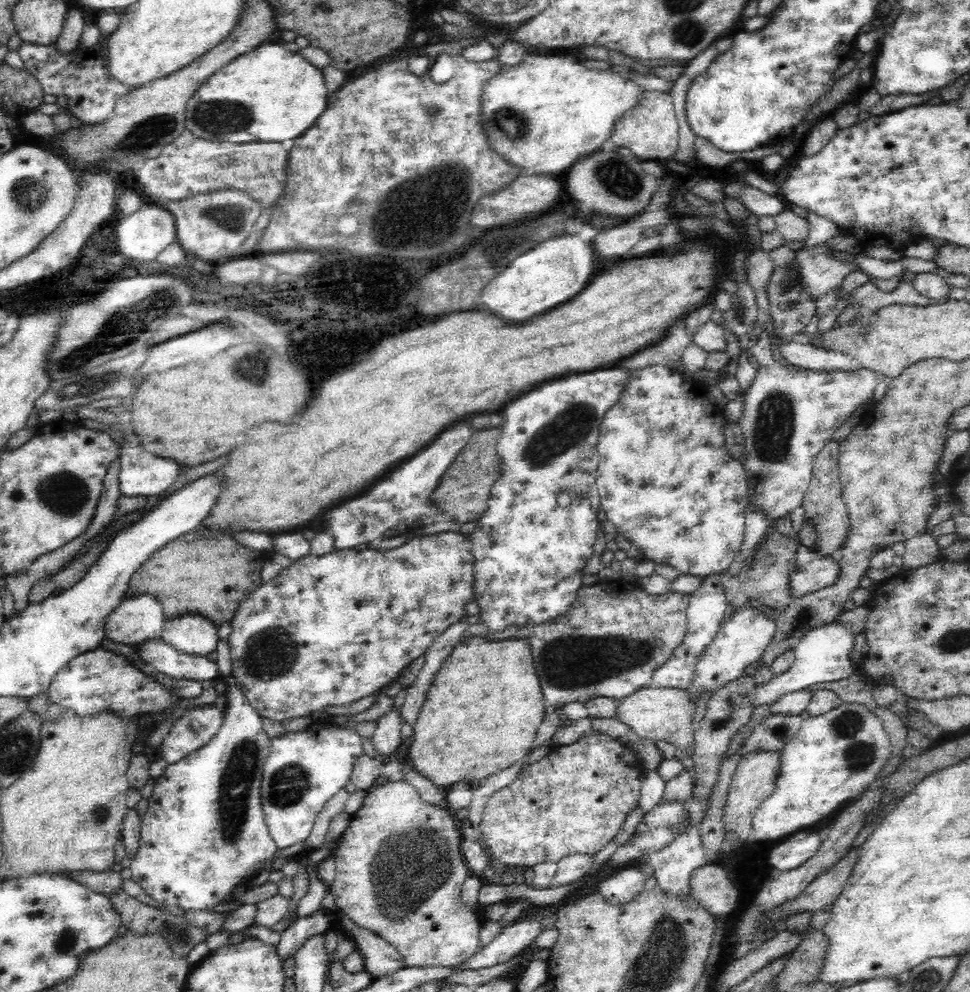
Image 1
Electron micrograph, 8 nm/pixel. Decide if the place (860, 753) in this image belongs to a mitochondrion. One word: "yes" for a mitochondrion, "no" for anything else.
yes

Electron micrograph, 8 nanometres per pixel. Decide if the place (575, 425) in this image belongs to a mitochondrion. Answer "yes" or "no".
yes

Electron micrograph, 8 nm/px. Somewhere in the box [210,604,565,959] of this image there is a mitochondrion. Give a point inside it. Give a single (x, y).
(409, 863)

